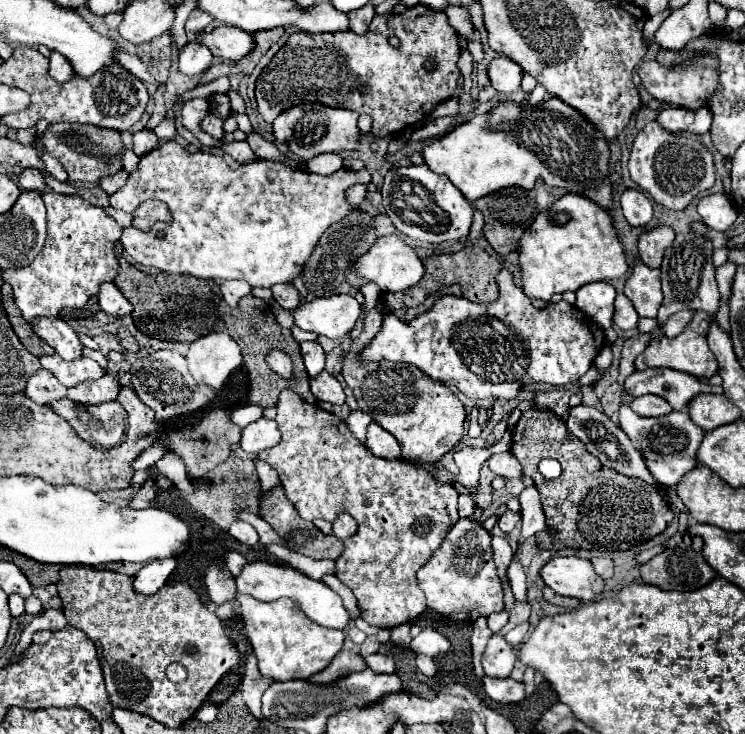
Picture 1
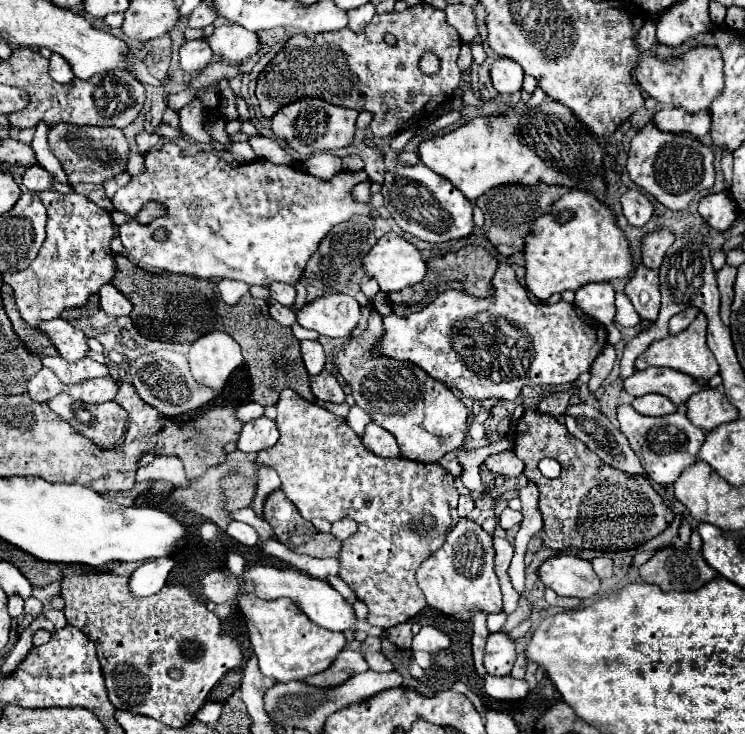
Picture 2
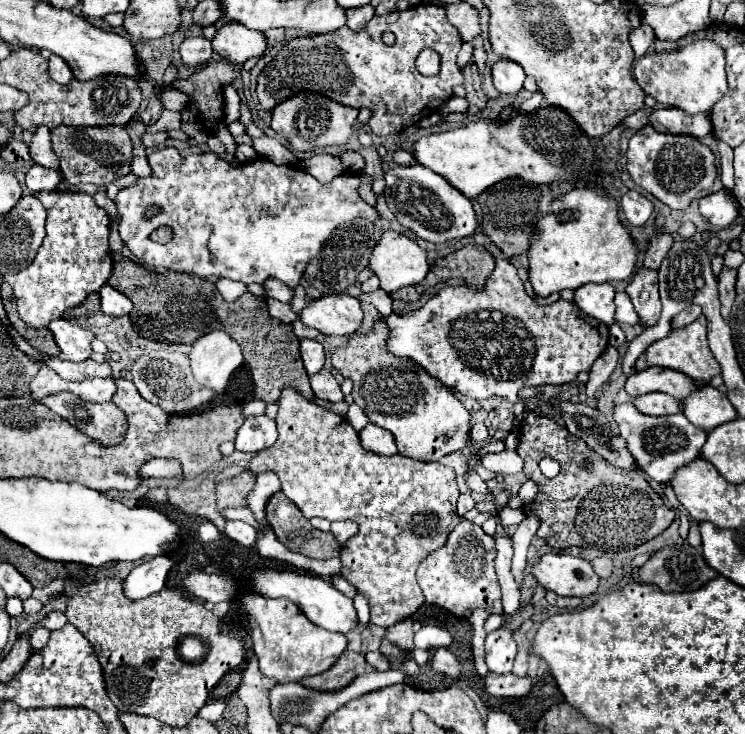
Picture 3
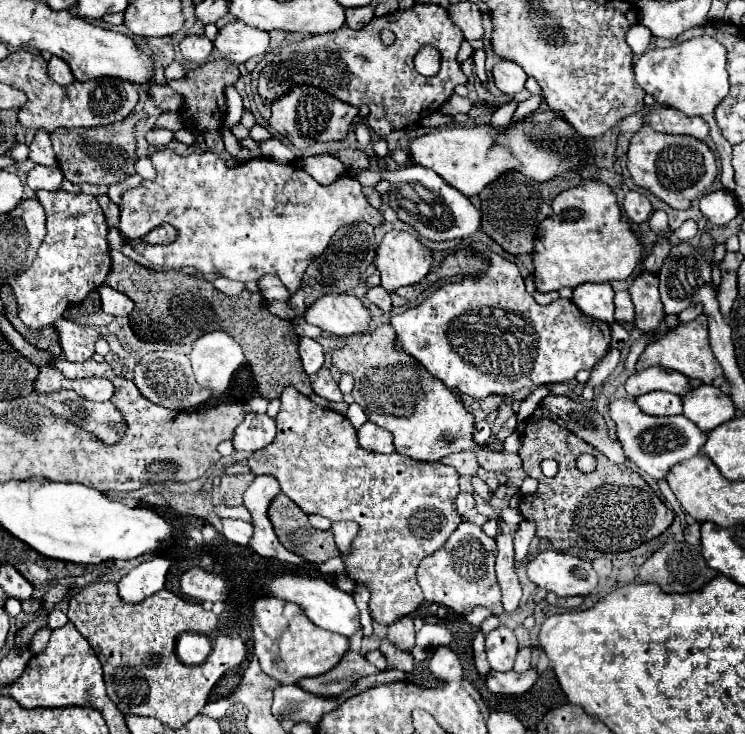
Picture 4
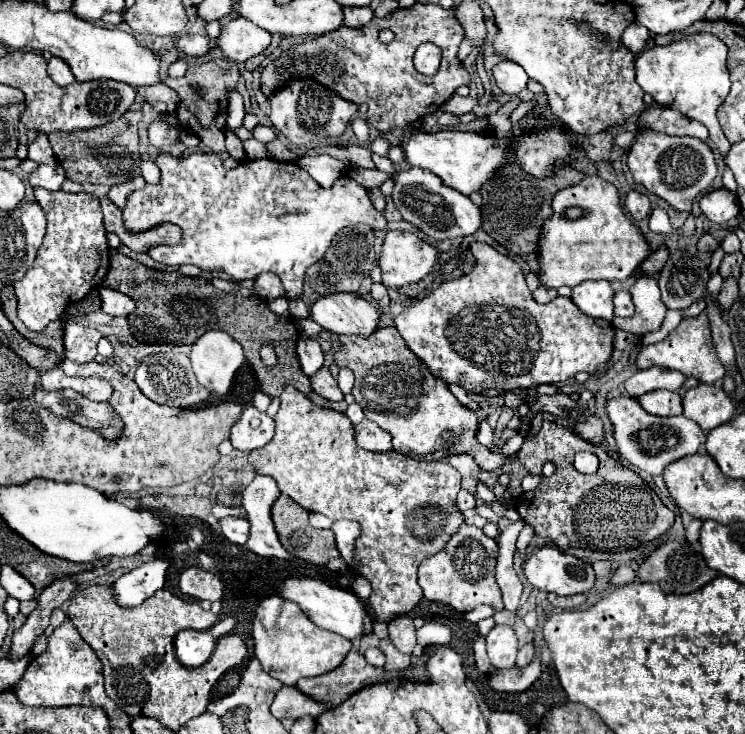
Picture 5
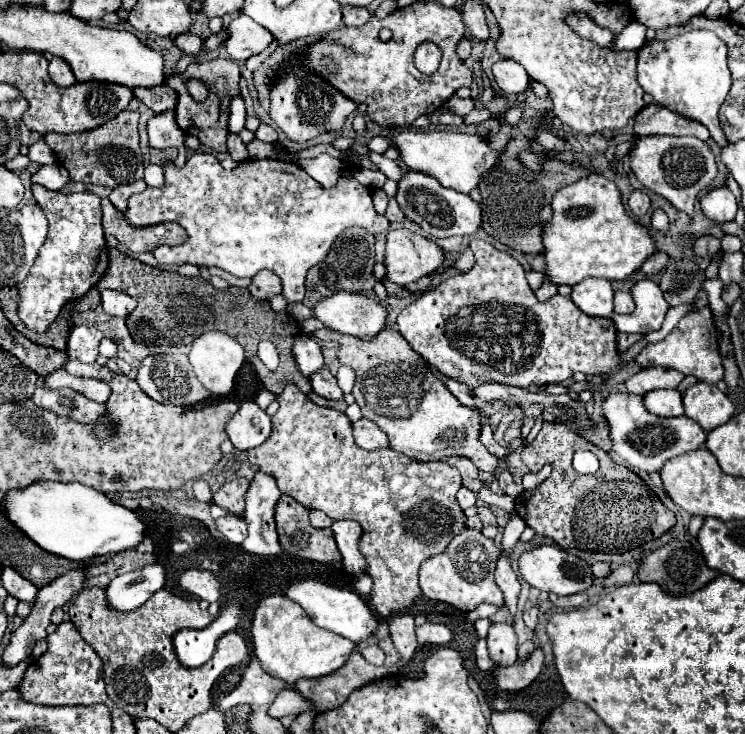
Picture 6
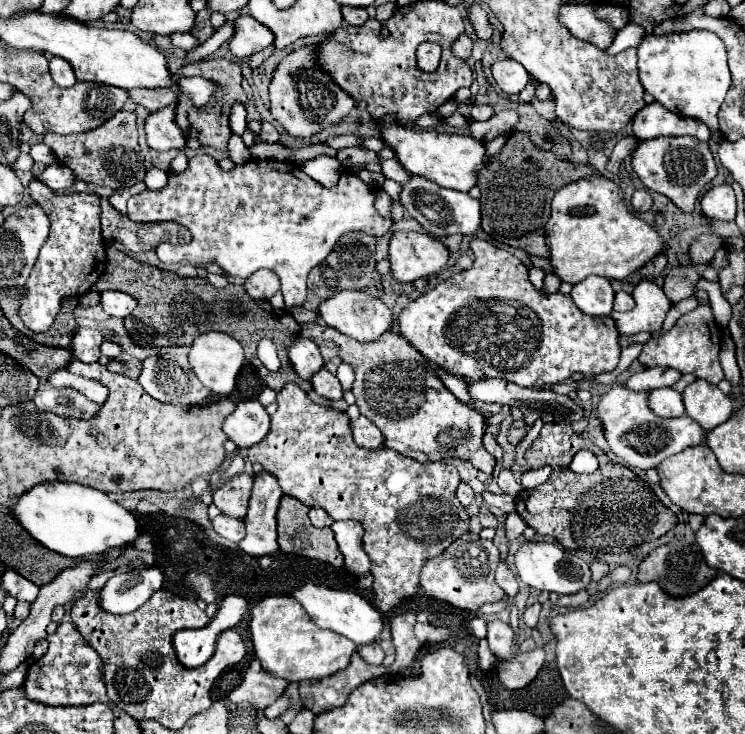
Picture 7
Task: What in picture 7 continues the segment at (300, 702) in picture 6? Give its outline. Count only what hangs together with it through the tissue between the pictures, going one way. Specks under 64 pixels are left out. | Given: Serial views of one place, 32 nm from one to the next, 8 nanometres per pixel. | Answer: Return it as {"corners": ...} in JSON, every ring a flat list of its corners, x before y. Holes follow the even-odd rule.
{"corners":[[284,692,272,706,266,708,266,716,268,716,268,718,278,718,278,716,282,716,284,712,288,712,290,704,292,704,292,700,290,700,290,696]]}

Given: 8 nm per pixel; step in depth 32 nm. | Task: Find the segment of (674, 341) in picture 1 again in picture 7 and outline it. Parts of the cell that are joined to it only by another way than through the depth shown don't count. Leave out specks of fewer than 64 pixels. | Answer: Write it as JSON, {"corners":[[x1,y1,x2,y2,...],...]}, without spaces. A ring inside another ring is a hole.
{"corners":[[698,306,696,310,684,314,676,326,666,332,658,340,648,340,642,348,642,354,638,356,638,362,642,366,664,366,674,368,682,374,694,374,696,378,708,380,712,384,718,384,724,378,722,366,720,366,720,344,722,344,722,330,714,322,710,306]]}

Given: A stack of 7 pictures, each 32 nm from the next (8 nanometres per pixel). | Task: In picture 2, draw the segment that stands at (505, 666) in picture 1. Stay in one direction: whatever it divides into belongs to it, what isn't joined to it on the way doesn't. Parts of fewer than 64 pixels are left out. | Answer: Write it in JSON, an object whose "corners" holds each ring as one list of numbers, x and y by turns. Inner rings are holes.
{"corners":[[496,632,488,636,484,668,490,676,508,676,516,660,516,644,504,634]]}

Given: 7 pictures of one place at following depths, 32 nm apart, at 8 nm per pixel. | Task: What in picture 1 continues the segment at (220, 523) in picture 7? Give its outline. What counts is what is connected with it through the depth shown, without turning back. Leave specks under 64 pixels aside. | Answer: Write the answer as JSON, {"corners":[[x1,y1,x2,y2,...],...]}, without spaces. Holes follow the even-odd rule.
{"corners":[[234,522,228,532,230,532,230,536,234,536,236,540,240,540,246,546,254,546,258,542,258,532,248,522]]}

